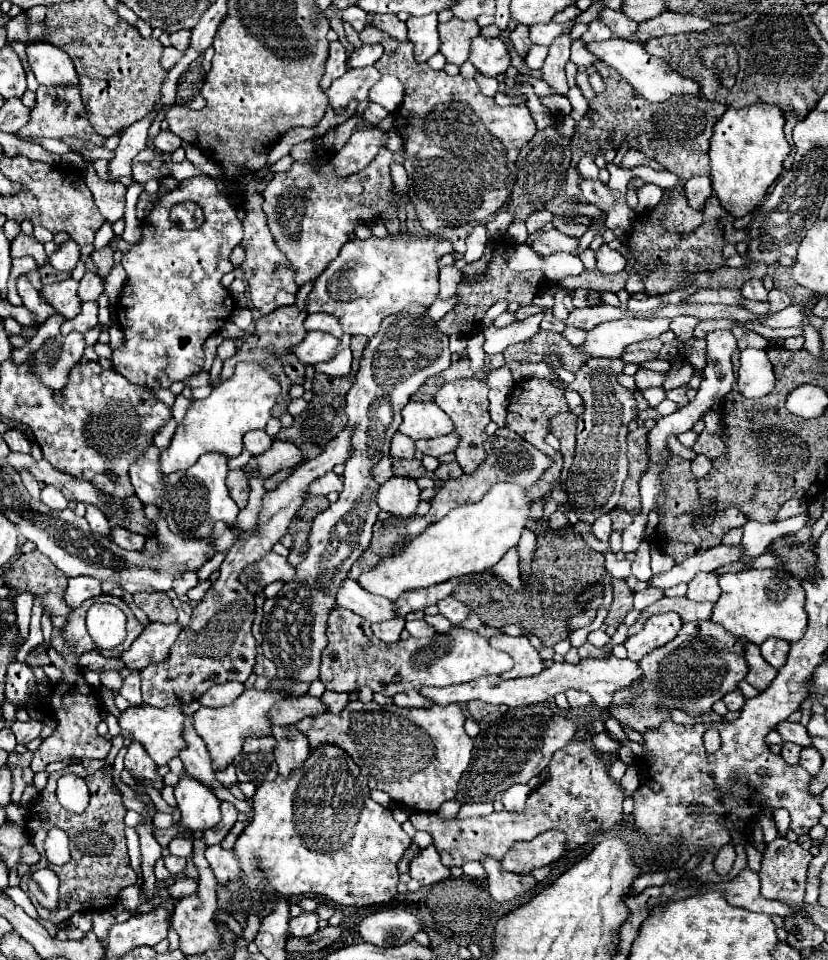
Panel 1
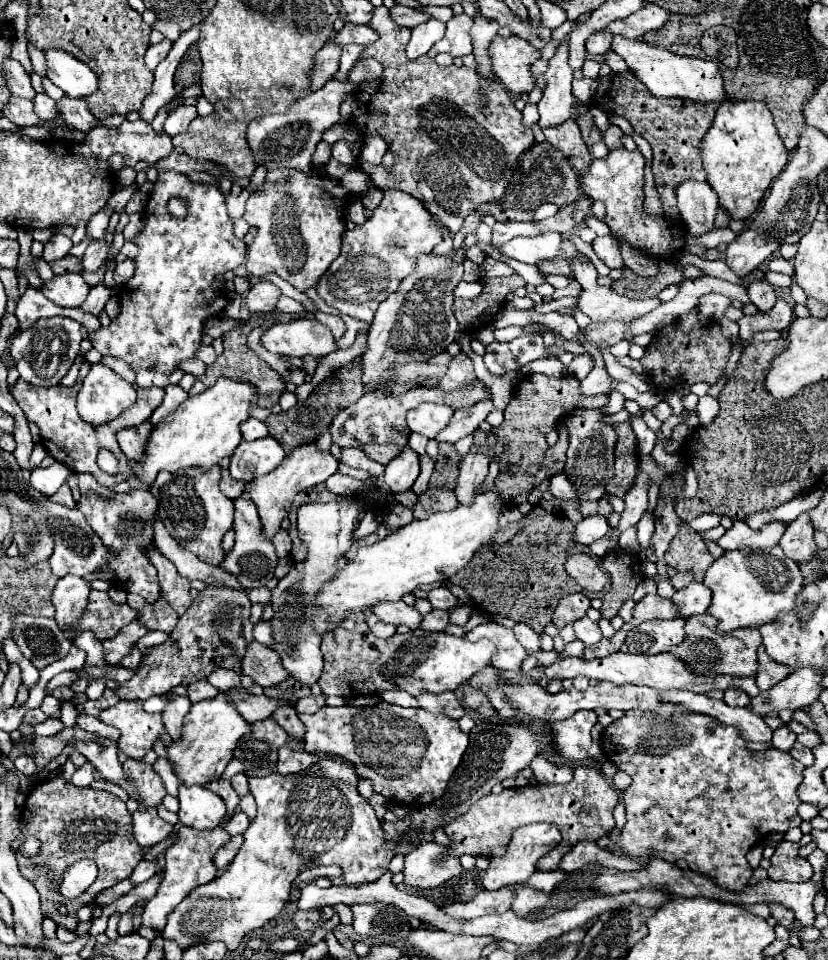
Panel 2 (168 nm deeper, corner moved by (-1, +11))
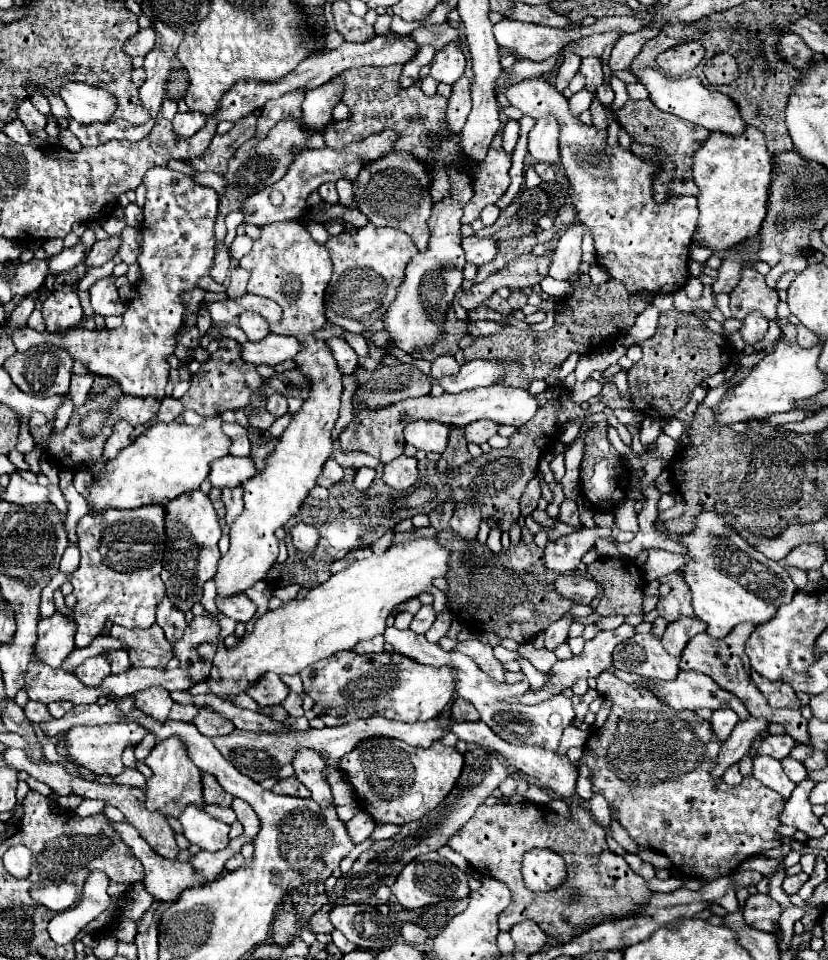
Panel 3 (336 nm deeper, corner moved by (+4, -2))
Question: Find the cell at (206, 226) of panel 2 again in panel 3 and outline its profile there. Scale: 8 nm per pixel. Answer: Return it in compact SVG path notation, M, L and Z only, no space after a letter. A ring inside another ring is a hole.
M153 167L145 173L143 185L147 187L145 219L143 219L143 243L137 259L141 267L141 281L137 283L137 297L127 305L123 323L117 329L89 331L73 327L67 335L37 333L31 327L19 329L13 335L13 343L19 353L29 351L35 345L57 345L71 353L73 361L81 361L91 373L117 379L119 387L127 395L135 397L165 397L165 385L169 377L167 355L177 345L177 331L183 325L181 293L195 289L203 275L209 275L209 267L215 257L213 227L217 219L219 197L211 187L197 185L193 177L173 171L169 167Z

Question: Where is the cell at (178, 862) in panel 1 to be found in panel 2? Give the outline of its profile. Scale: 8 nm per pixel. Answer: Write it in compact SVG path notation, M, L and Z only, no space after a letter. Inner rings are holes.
M142 860L136 868L134 868L134 874L130 876L130 880L134 884L140 884L144 880L148 880L152 874L156 874L158 870L158 860Z

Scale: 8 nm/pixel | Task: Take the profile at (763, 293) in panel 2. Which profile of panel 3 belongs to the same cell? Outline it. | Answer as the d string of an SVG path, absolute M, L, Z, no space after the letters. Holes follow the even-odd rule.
M751 313L743 321L741 337L743 337L743 341L747 345L755 345L755 343L759 343L763 339L763 335L767 333L767 327L769 327L769 321L761 313Z

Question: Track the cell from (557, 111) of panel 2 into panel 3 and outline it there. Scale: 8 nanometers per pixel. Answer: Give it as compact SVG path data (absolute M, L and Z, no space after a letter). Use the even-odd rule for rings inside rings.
M543 117L529 133L529 153L539 163L559 163L559 125L555 117Z

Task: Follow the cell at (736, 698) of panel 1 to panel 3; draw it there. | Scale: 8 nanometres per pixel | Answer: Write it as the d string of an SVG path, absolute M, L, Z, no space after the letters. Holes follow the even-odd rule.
M721 709L721 711L713 713L713 717L711 717L711 729L713 729L713 733L717 735L719 741L725 741L731 735L731 731L735 729L737 721L739 721L739 717L735 715L735 711Z

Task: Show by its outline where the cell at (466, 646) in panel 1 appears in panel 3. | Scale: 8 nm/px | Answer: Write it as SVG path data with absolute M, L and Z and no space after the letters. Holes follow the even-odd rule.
M341 651L321 659L301 671L303 689L315 701L315 715L327 727L345 725L355 719L385 717L393 721L429 721L439 717L455 693L455 681L449 667L423 667L399 653L357 655Z

